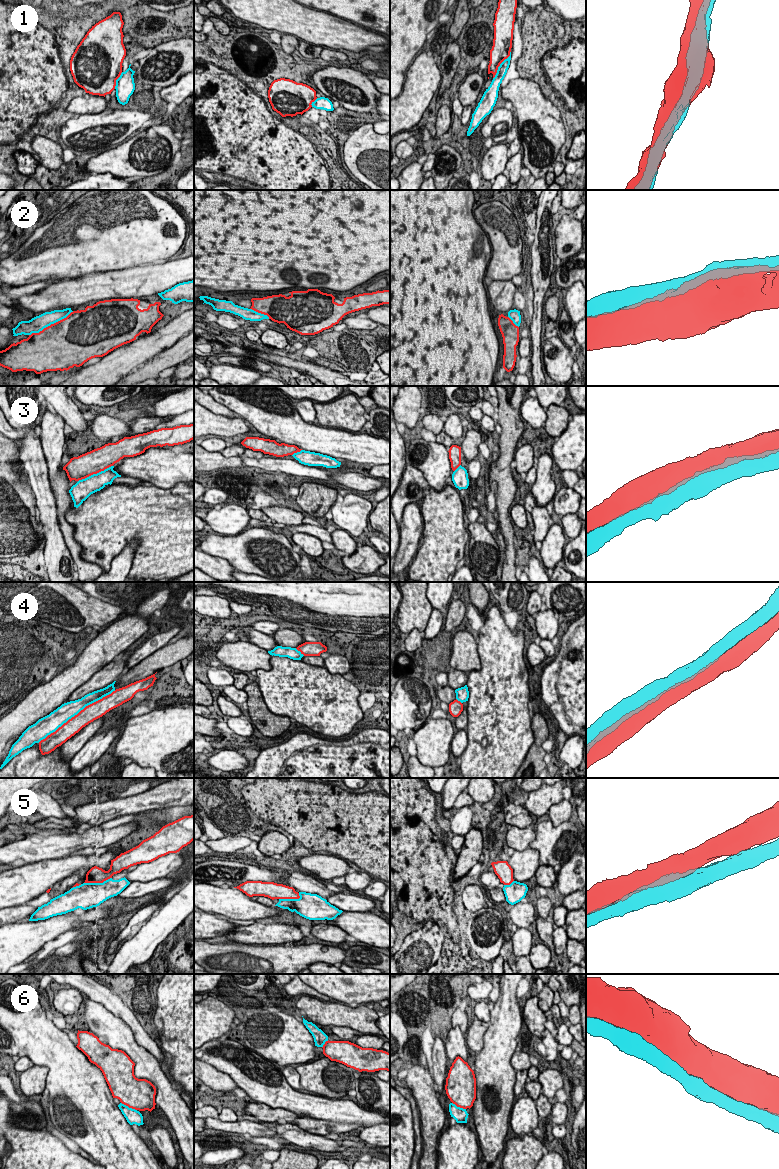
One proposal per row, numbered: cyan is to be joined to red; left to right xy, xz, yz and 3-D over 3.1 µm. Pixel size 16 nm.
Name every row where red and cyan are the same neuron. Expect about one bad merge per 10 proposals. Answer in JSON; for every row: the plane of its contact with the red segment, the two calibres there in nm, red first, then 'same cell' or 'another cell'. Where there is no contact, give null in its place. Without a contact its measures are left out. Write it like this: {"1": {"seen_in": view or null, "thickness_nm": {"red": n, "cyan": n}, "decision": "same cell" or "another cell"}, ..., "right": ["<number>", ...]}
{"1": {"seen_in": "yz", "thickness_nm": {"red": 300, "cyan": 160}, "decision": "same cell"}, "2": {"seen_in": "xy", "thickness_nm": {"red": 480, "cyan": 240}, "decision": "same cell"}, "3": {"seen_in": "xy", "thickness_nm": {"red": 380, "cyan": 280}, "decision": "same cell"}, "4": {"seen_in": "xy", "thickness_nm": {"red": 260, "cyan": 280}, "decision": "same cell"}, "5": {"seen_in": "xy", "thickness_nm": {"red": 260, "cyan": 400}, "decision": "same cell"}, "6": {"seen_in": "xy", "thickness_nm": {"red": 480, "cyan": 240}, "decision": "same cell"}, "right": ["1", "2", "3", "4", "5", "6"]}

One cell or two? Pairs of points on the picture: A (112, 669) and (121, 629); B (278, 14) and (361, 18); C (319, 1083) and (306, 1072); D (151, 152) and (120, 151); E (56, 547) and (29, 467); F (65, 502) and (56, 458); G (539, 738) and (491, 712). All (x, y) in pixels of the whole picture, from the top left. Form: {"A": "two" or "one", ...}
{"A": "one", "B": "two", "C": "one", "D": "one", "E": "one", "F": "one", "G": "two"}

